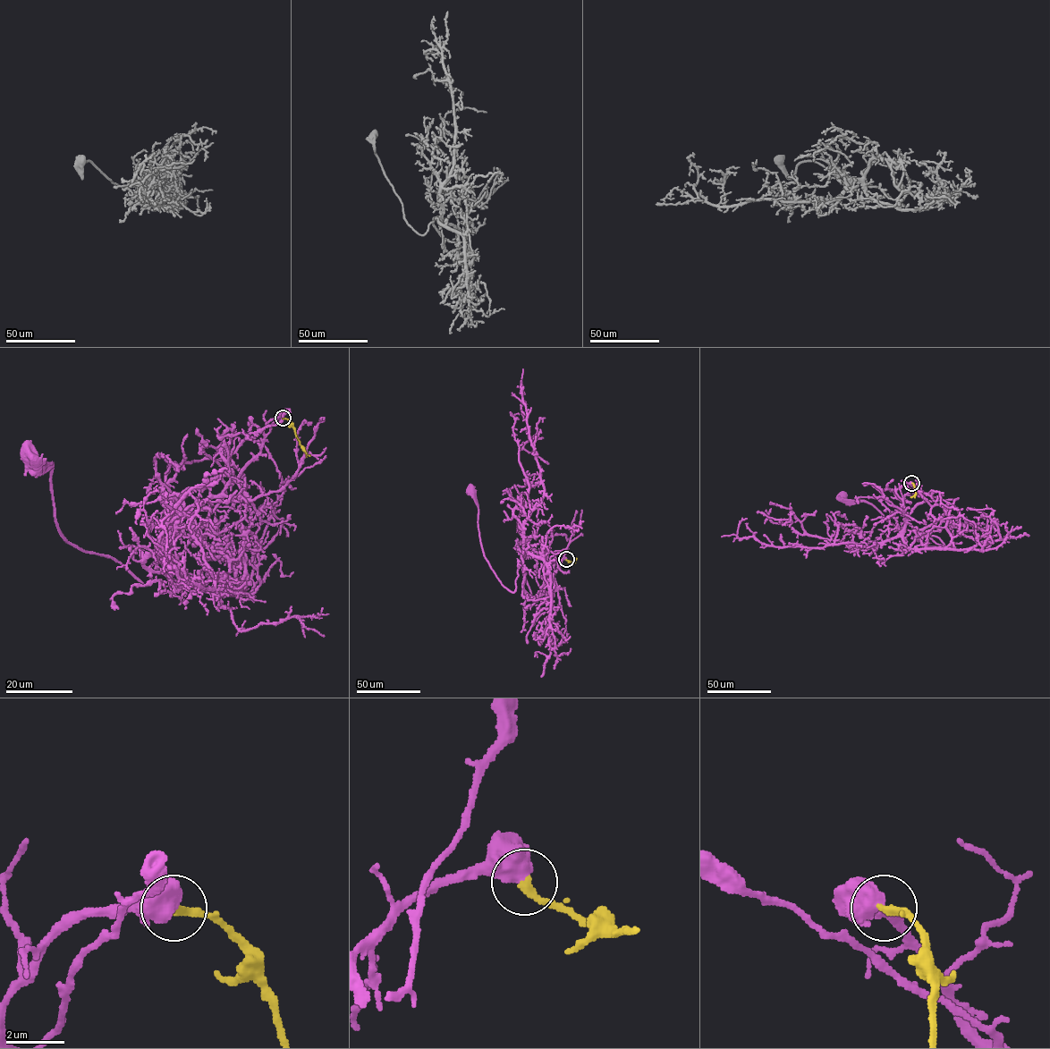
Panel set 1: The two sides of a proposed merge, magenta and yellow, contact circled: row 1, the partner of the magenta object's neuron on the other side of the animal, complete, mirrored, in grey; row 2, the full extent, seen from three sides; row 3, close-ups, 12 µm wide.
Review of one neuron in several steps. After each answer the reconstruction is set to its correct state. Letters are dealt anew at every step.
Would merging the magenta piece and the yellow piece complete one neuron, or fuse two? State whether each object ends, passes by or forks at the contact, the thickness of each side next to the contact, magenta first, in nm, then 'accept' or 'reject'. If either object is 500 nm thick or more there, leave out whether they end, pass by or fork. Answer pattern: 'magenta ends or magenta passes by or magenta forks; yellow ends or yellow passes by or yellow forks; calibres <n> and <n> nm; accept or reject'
calibres 700 and 280 nm; accept

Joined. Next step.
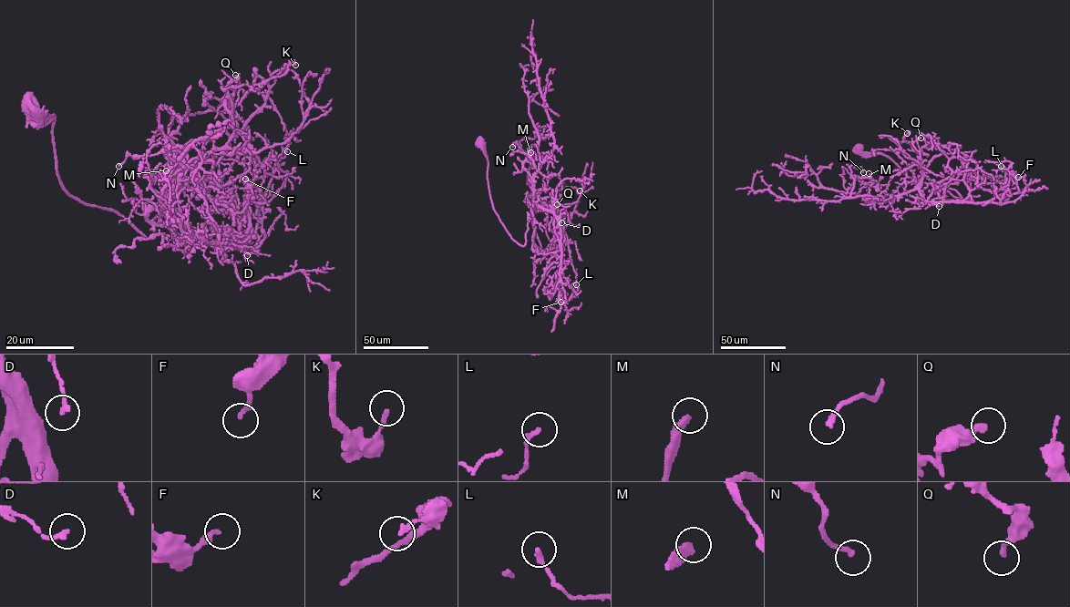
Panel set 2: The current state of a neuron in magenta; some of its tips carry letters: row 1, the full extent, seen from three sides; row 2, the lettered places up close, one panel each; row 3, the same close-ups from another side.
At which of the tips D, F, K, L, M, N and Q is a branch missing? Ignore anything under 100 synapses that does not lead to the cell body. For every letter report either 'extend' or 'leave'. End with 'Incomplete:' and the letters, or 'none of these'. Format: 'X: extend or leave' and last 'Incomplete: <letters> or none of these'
D: leave
F: leave
K: leave
L: leave
M: leave
N: leave
Q: leave
Incomplete: none of these

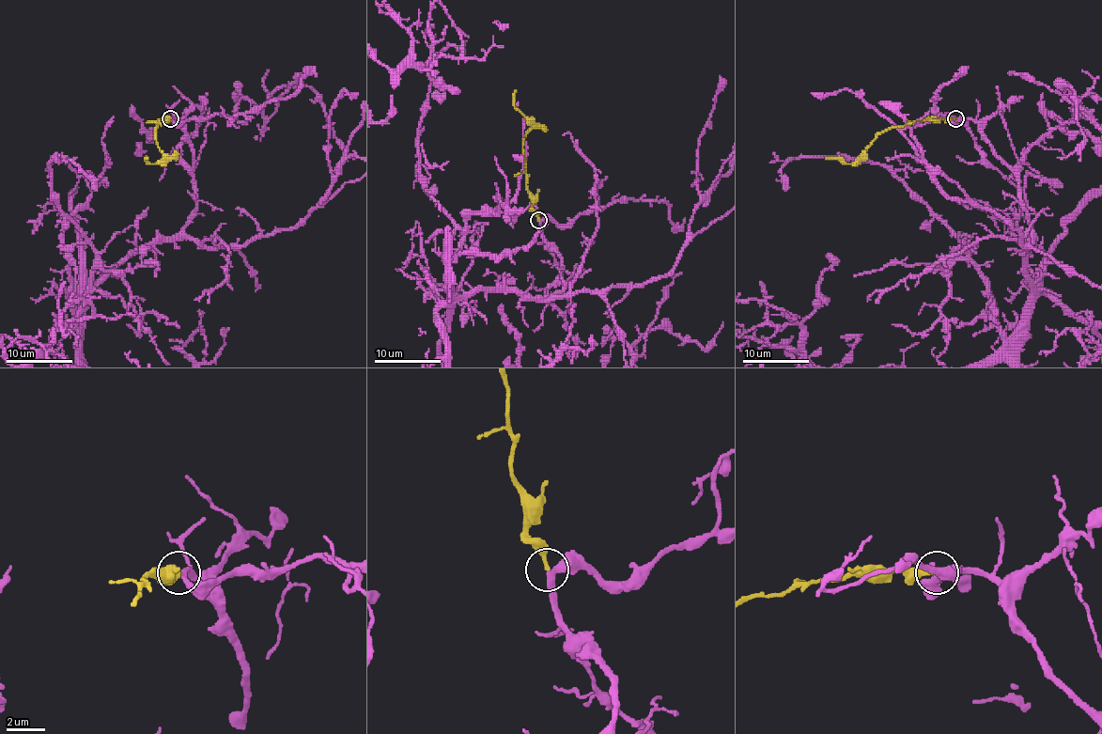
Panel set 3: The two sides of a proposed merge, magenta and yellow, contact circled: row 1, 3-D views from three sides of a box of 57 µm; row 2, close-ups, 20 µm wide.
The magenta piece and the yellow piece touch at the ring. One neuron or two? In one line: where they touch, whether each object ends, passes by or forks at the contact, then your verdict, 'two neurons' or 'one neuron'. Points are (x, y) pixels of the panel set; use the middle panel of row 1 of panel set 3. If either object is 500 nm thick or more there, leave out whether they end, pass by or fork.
(538, 220) | magenta passes by | yellow ends | one neuron

